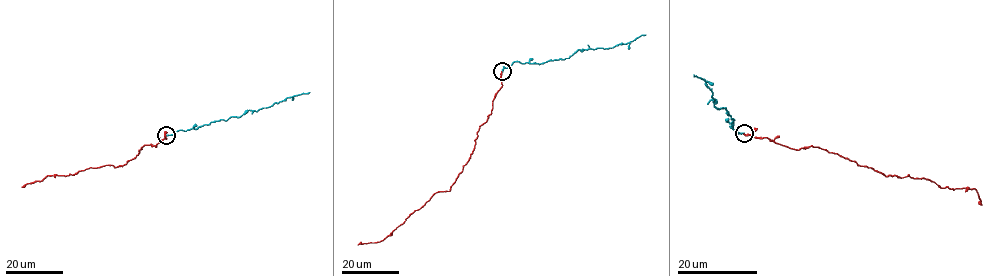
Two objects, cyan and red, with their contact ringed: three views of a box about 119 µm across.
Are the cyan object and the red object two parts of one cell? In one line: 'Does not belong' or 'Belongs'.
Belongs

